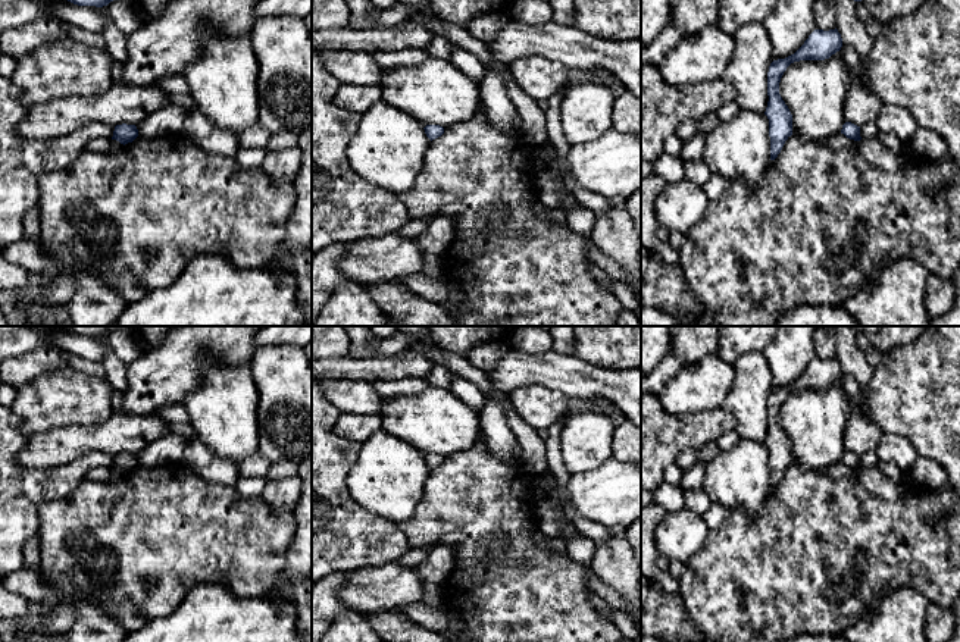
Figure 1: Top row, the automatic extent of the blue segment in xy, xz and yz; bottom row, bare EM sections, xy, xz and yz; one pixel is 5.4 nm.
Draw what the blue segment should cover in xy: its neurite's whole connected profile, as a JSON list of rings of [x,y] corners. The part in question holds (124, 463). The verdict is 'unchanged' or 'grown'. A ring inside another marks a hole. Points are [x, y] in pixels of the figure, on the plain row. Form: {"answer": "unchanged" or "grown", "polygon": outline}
{"answer": "unchanged", "polygon": [[[116,454],[112,469],[119,470],[121,473],[132,472],[138,466],[138,458],[135,454]]]}

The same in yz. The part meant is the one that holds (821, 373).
{"answer": "unchanged", "polygon": [[[814,358],[804,373],[791,385],[773,389],[767,401],[767,436],[770,489],[781,482],[785,470],[792,464],[792,444],[779,423],[779,411],[787,397],[800,389],[825,389],[839,380],[842,367],[838,358]]]}

